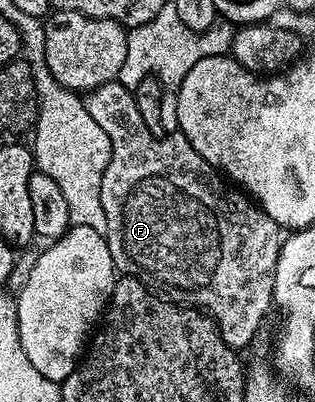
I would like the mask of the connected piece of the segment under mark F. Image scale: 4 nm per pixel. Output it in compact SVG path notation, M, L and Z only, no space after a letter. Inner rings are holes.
M118 81L106 83L101 87L95 88L94 91L86 92L82 96L82 101L89 113L89 117L93 117L93 121L97 121L97 125L101 125L101 129L105 129L105 137L109 137L111 142L109 165L101 177L101 209L105 209L105 221L107 222L105 238L109 245L109 253L115 262L116 272L133 279L140 279L142 283L148 285L156 283L157 286L163 287L162 294L170 299L171 302L194 307L210 315L219 326L221 337L230 347L244 349L243 347L249 346L254 341L255 334L258 333L259 326L262 325L263 318L267 315L267 310L272 310L273 307L275 270L278 267L279 249L281 246L281 228L263 212L263 208L254 199L244 194L238 186L228 182L220 172L207 164L200 155L194 153L179 155L181 139L178 134L171 133L166 137L153 137L141 119L135 104L134 94ZM151 175L163 175L163 183L167 187L151 187Z

